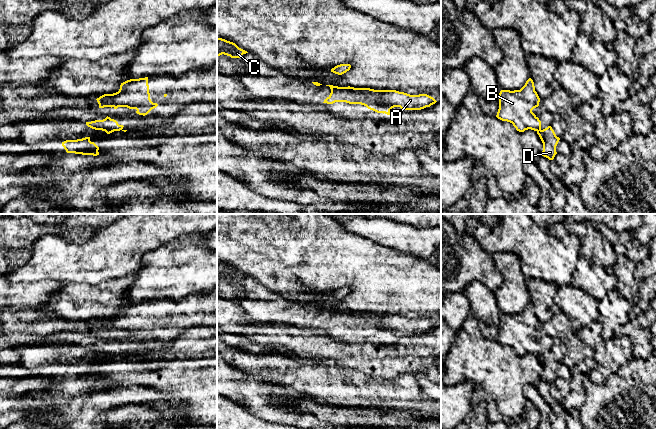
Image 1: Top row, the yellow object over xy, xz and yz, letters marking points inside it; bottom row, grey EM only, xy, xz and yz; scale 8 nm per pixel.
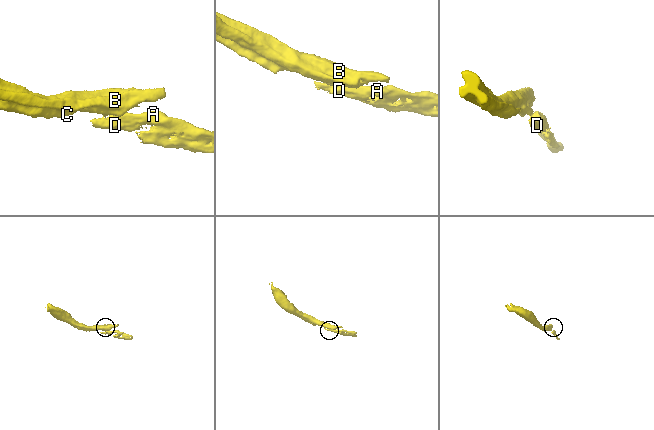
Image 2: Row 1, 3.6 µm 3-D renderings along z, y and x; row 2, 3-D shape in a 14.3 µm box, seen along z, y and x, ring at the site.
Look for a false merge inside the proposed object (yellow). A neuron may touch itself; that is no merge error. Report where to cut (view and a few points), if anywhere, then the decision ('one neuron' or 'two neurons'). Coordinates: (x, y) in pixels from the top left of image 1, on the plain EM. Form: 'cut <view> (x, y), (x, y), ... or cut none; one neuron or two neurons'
cut yz (540, 352), (537, 355); two neurons

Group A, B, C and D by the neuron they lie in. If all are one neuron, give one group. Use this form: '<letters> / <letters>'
A D / B C

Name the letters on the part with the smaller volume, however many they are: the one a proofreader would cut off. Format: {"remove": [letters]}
{"remove": ["A", "D"]}

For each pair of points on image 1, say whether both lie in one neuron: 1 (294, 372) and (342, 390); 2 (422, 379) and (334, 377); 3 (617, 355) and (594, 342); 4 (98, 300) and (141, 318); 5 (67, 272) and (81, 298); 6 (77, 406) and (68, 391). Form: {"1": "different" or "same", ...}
{"1": "same", "2": "different", "3": "same", "4": "different", "5": "different", "6": "different"}

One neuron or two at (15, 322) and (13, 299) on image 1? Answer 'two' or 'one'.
two

